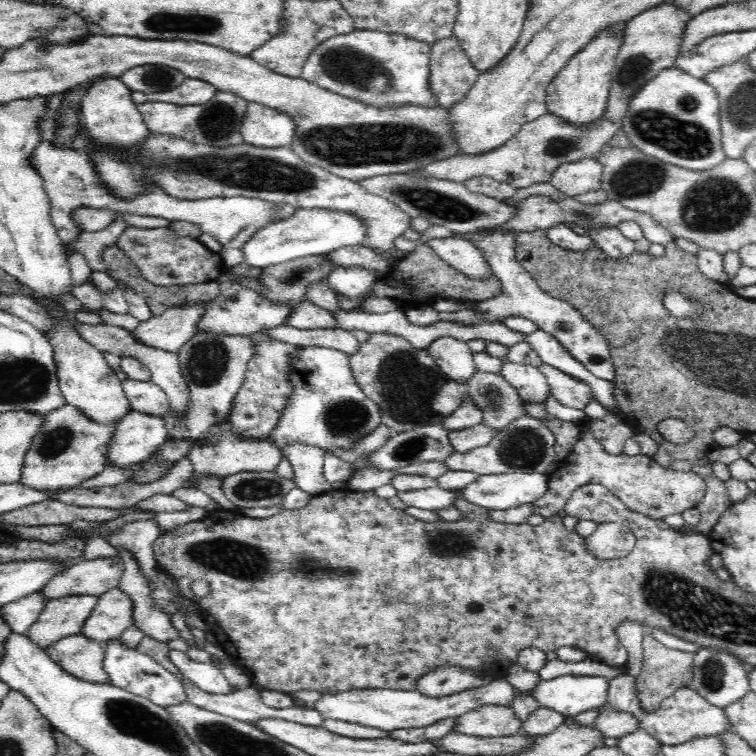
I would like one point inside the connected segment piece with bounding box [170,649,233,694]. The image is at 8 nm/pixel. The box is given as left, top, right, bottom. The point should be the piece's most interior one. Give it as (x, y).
(203, 675)

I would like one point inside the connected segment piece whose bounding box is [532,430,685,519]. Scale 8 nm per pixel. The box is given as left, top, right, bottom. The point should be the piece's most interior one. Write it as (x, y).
(644, 486)

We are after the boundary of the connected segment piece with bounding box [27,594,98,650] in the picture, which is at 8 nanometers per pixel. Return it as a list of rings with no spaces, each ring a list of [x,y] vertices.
[[[90,594],[68,595],[48,601],[27,636],[37,648],[48,650],[54,642],[58,644],[58,640],[64,640],[66,636],[82,633],[84,622],[97,602],[98,597]]]

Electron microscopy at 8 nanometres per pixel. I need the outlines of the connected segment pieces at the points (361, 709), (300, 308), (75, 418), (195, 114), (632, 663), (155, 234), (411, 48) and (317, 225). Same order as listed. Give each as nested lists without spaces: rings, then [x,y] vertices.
[[[495,679],[490,685],[483,685],[468,690],[442,696],[428,697],[418,691],[398,689],[354,689],[325,695],[313,707],[325,720],[335,719],[345,722],[371,726],[388,731],[393,739],[411,743],[438,740],[450,733],[456,718],[483,707],[511,707],[521,692],[505,679]]]
[[[306,299],[295,304],[292,314],[288,316],[286,324],[300,330],[308,328],[336,328],[334,313],[326,308],[320,308]]]
[[[68,403],[49,412],[26,452],[20,482],[40,491],[68,490],[100,474],[108,465],[108,446],[118,423],[98,423]]]
[[[217,91],[208,103],[178,105],[166,102],[145,102],[137,104],[144,122],[151,132],[176,136],[196,144],[209,144],[216,148],[228,148],[244,144],[242,122],[249,102],[232,92]]]
[[[624,621],[617,626],[618,640],[629,653],[628,674],[638,678],[642,672],[642,662],[644,662],[643,638],[645,636],[643,626],[636,621]]]
[[[128,226],[116,243],[134,261],[148,282],[158,286],[186,286],[216,280],[224,270],[222,257],[200,241],[176,237],[168,228],[140,229]]]
[[[356,29],[345,35],[332,36],[317,44],[304,63],[301,77],[336,94],[356,99],[367,105],[420,105],[439,107],[429,89],[431,44],[398,33]]]
[[[299,208],[295,211],[290,218],[272,223],[259,231],[242,246],[246,264],[264,269],[310,254],[327,254],[344,246],[366,243],[367,225],[350,212],[337,212],[334,209],[324,208]]]

